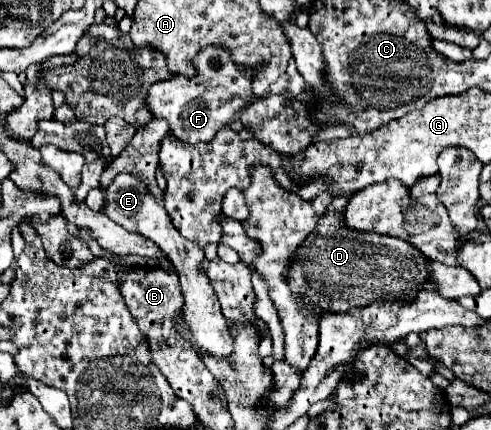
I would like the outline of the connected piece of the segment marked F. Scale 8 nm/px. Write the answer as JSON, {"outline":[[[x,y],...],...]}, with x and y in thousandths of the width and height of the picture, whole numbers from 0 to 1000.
{"outline":[[[418,107],[397,130],[393,158],[401,167],[393,181],[352,172],[348,186],[332,186],[308,200],[299,223],[299,242],[308,247],[312,265],[340,279],[348,307],[381,335],[430,330],[430,321],[438,321],[438,312],[454,293],[470,288],[479,265],[491,260],[519,228],[511,205],[519,158],[479,149],[462,112]]]}

